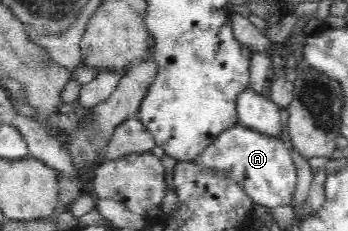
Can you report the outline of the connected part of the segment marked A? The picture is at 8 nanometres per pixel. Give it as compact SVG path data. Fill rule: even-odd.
M240 124L218 134L214 142L210 142L210 146L206 146L192 163L200 165L203 170L225 174L229 180L241 184L256 206L272 210L289 206L297 188L297 169L286 144L278 137L262 134Z

